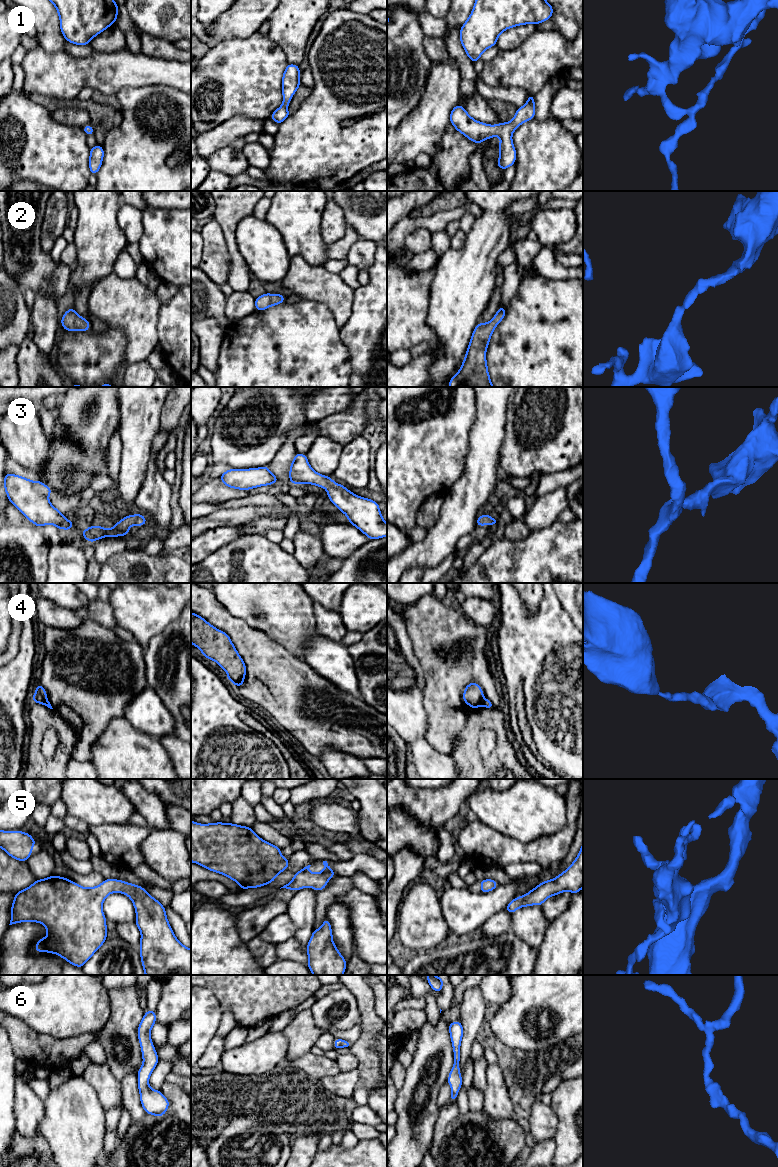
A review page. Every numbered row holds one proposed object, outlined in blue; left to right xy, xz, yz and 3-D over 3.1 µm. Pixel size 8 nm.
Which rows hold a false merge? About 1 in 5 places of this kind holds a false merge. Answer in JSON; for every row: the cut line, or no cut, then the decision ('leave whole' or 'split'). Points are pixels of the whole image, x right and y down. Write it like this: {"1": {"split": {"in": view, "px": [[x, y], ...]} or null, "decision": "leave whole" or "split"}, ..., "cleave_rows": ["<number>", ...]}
{"1": {"split": null, "decision": "leave whole"}, "2": {"split": null, "decision": "leave whole"}, "3": {"split": null, "decision": "leave whole"}, "4": {"split": {"in": "yz", "px": [[484, 699], [480, 705]]}, "decision": "split"}, "5": {"split": null, "decision": "leave whole"}, "6": {"split": null, "decision": "leave whole"}, "cleave_rows": ["4"]}

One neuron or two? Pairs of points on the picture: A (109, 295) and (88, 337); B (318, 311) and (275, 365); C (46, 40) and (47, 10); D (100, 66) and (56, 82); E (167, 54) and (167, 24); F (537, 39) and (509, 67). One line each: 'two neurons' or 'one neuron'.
A: two neurons
B: one neuron
C: one neuron
D: one neuron
E: two neurons
F: one neuron

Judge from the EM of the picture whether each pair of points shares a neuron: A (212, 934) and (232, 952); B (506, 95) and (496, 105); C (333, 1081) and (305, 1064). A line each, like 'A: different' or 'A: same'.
A: same
B: different
C: same

